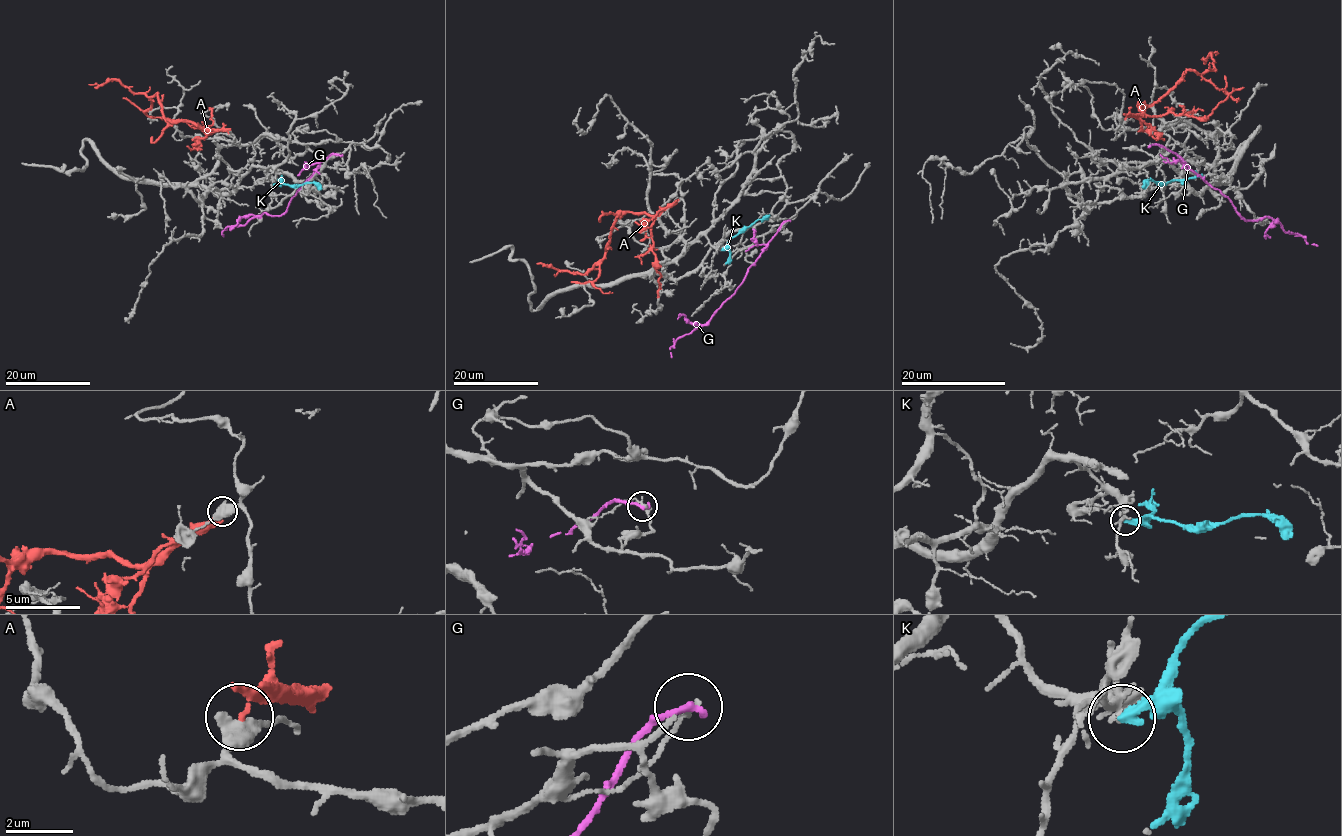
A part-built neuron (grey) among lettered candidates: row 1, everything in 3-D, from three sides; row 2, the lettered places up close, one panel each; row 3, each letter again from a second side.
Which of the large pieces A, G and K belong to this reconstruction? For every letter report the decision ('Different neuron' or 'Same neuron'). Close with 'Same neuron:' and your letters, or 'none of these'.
A: Different neuron
G: Different neuron
K: Different neuron
Same neuron: none of these

